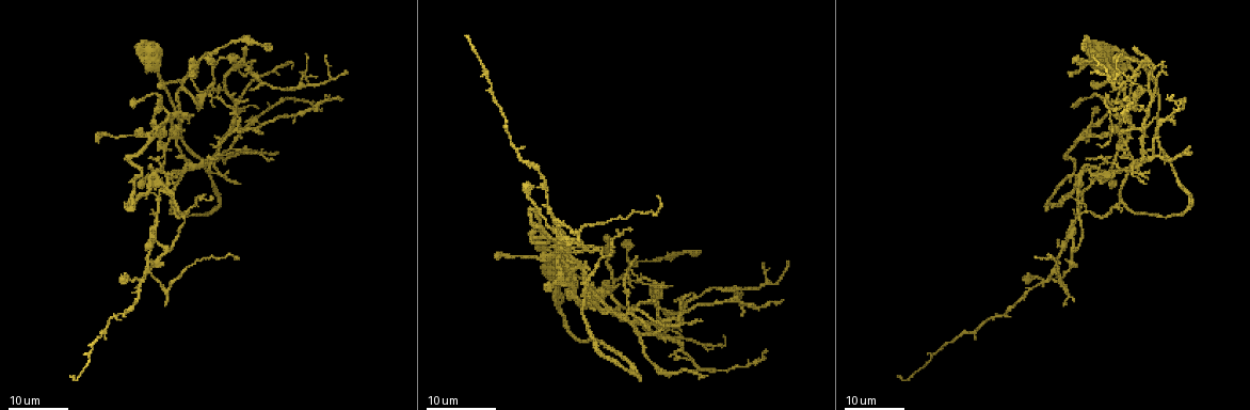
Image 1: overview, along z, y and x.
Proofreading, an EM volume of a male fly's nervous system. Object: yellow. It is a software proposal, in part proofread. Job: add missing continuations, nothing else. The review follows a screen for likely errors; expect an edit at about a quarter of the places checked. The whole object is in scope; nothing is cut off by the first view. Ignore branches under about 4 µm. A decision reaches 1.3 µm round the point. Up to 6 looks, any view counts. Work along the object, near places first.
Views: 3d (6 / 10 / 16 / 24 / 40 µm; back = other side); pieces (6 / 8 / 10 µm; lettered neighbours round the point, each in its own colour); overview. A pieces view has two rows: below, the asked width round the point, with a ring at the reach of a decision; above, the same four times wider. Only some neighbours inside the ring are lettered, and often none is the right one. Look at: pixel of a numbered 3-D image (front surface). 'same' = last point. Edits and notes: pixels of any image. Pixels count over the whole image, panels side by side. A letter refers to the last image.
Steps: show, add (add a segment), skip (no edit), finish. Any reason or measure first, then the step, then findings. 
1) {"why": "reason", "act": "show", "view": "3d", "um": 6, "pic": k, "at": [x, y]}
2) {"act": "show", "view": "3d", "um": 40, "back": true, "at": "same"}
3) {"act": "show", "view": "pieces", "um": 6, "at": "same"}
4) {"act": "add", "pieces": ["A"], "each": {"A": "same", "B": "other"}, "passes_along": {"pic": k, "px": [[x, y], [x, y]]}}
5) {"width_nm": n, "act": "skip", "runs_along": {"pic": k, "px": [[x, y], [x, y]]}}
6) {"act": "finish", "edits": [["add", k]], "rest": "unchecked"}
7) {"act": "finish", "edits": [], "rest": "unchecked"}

{"why": "branch stops here", "act": "show", "view": "3d", "um": 24, "pic": 1, "at": [133, 106]}

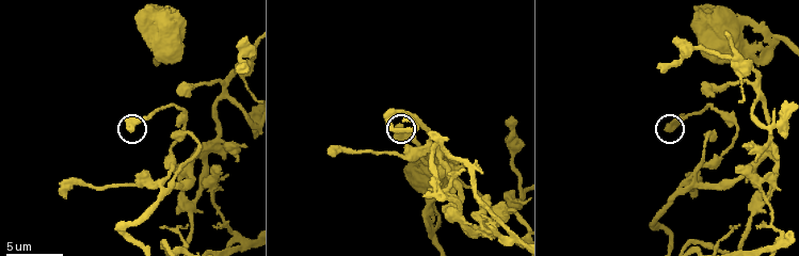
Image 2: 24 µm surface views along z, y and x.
{"act": "show", "view": "3d", "um": 10, "pic": 2, "at": [126, 129]}

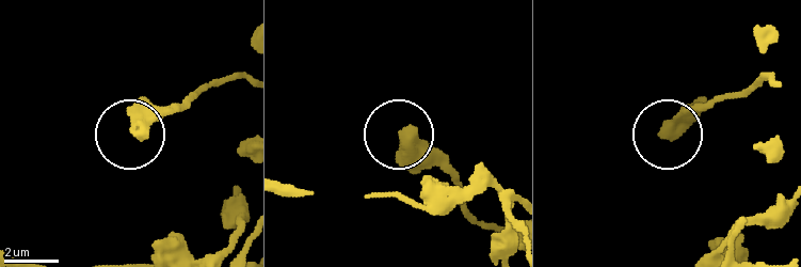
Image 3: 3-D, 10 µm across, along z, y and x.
{"act": "show", "view": "pieces", "um": 10, "pic": 3, "at": [403, 134]}

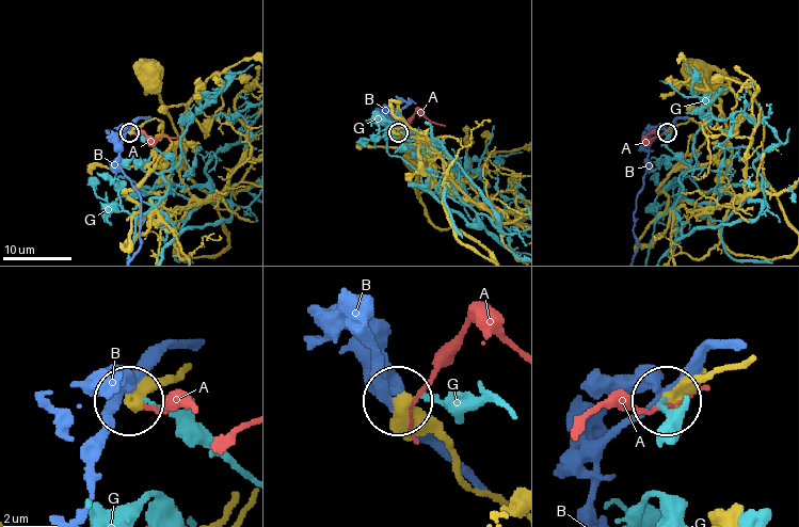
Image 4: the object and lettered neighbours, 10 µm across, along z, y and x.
{"width_nm": 490, "act": "skip", "each": {"A": "other", "B": "other", "G": "other"}, "runs_along": {"pic": 4, "px": [[737, 364], [696, 378], [671, 398]]}, "found": "no lettered segment goes on from it"}

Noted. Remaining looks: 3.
{"why": "an open end", "act": "show", "view": "pieces", "um": 8, "pic": 2, "at": [429, 188]}

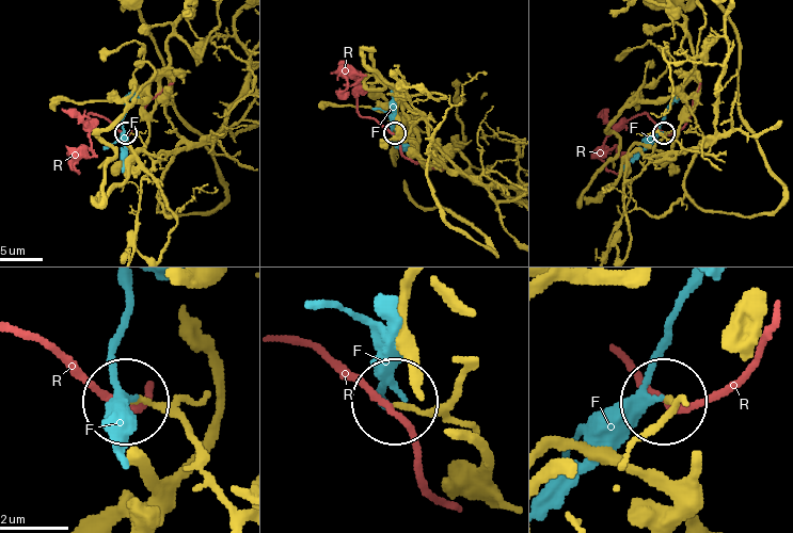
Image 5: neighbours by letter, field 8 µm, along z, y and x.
{"width_nm": 150, "act": "skip", "each": {"F": "other", "R": "other"}, "found": "none of them fits"}

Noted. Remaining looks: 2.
{"why": "free end", "act": "show", "view": "3d", "um": 16, "pic": 1, "at": [690, 359]}

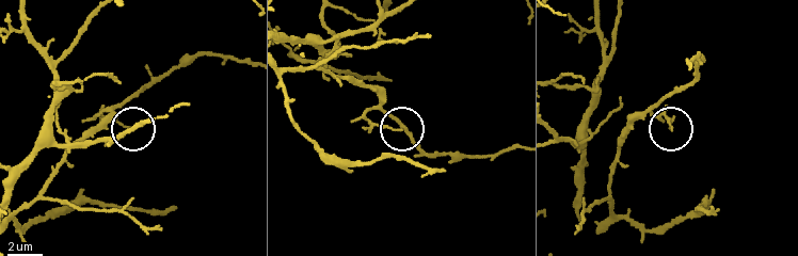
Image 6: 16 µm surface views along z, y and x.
{"act": "show", "view": "pieces", "um": 10, "pic": 6, "at": [397, 130]}

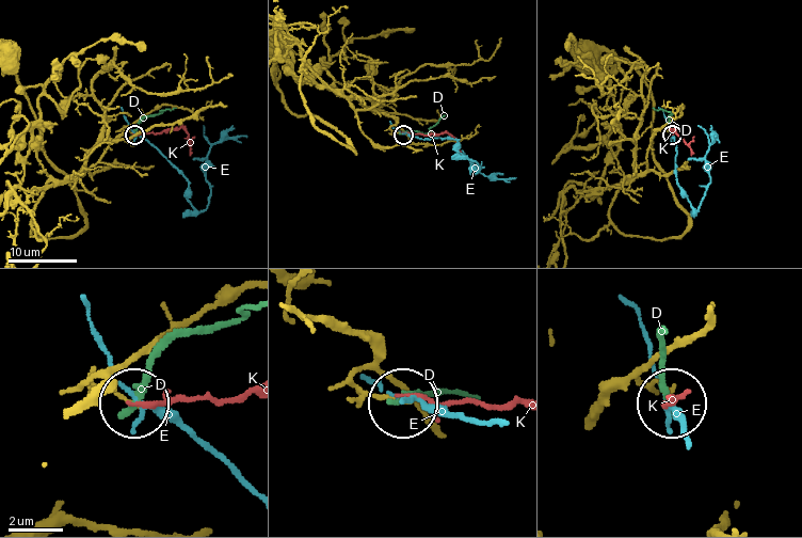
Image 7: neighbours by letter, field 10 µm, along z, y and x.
{"act": "skip", "each": {"D": "other", "E": "other", "K": "other"}, "found": "no lettered segment goes on from it"}

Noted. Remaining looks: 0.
{"act": "finish", "edits": [], "rest": "unchecked"}

